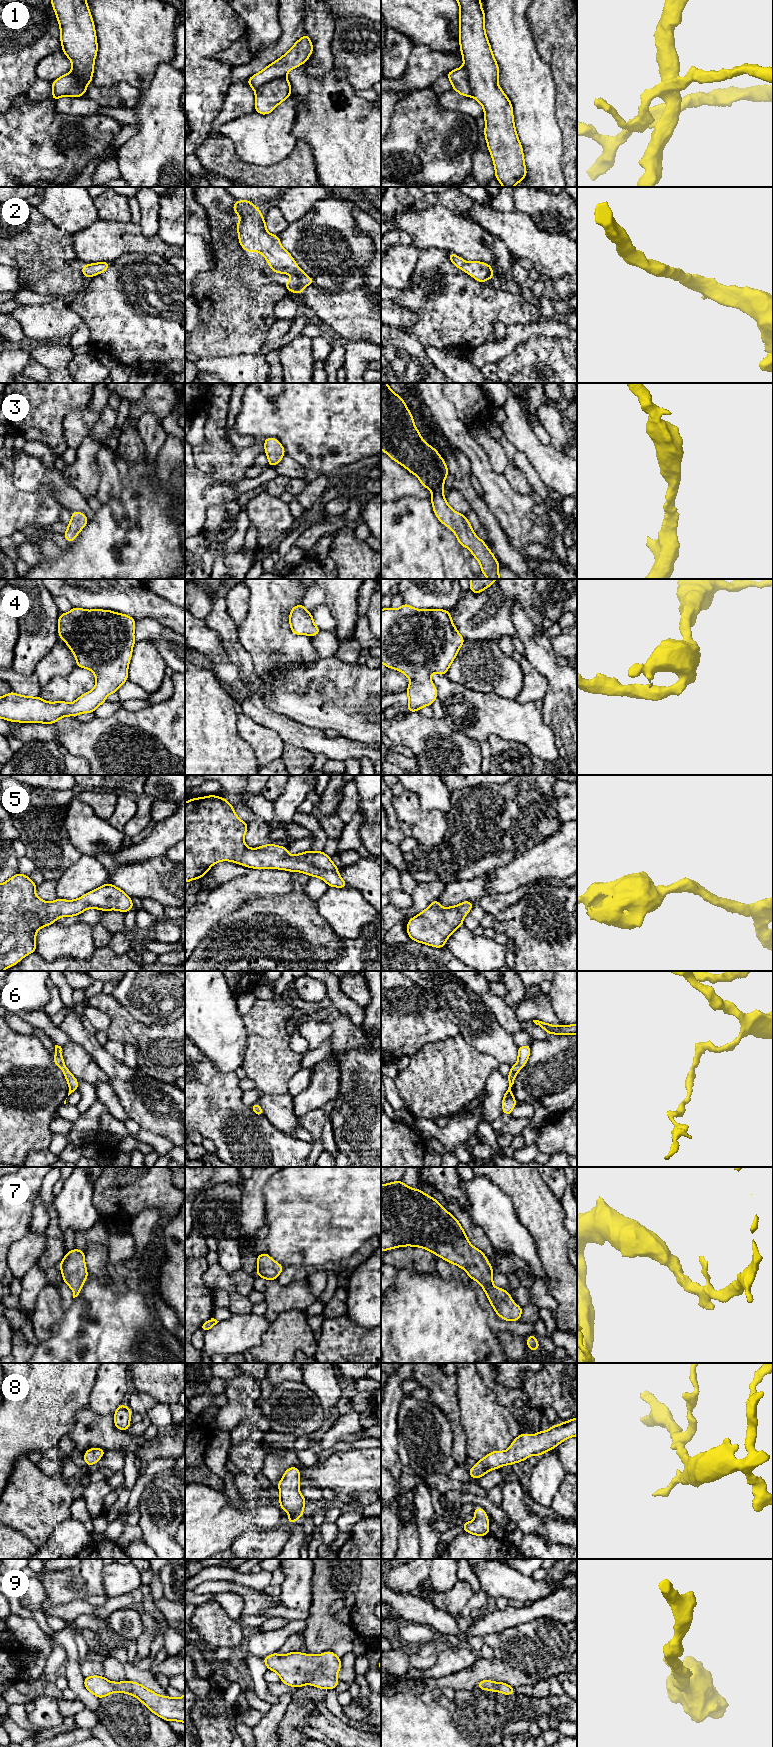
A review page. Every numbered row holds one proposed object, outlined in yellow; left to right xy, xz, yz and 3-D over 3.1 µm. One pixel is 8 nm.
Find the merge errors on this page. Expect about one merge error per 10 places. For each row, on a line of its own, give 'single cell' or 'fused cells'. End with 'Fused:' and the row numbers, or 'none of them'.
1: fused cells
2: single cell
3: single cell
4: single cell
5: single cell
6: single cell
7: single cell
8: single cell
9: single cell
Fused: 1

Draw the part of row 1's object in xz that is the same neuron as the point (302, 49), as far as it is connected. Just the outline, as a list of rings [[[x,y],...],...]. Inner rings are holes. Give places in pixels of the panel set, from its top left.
[[[306,33],[282,57],[266,66],[247,80],[247,84],[257,91],[262,85],[275,79],[285,78],[287,73],[307,62],[313,53],[313,45]]]

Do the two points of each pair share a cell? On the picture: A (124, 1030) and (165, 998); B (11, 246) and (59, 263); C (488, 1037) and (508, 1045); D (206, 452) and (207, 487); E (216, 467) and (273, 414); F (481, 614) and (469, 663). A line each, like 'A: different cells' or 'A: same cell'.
A: different cells
B: same cell
C: same cell
D: different cells
E: different cells
F: different cells

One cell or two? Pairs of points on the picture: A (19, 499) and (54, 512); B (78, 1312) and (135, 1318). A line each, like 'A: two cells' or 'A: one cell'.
A: one cell
B: one cell

